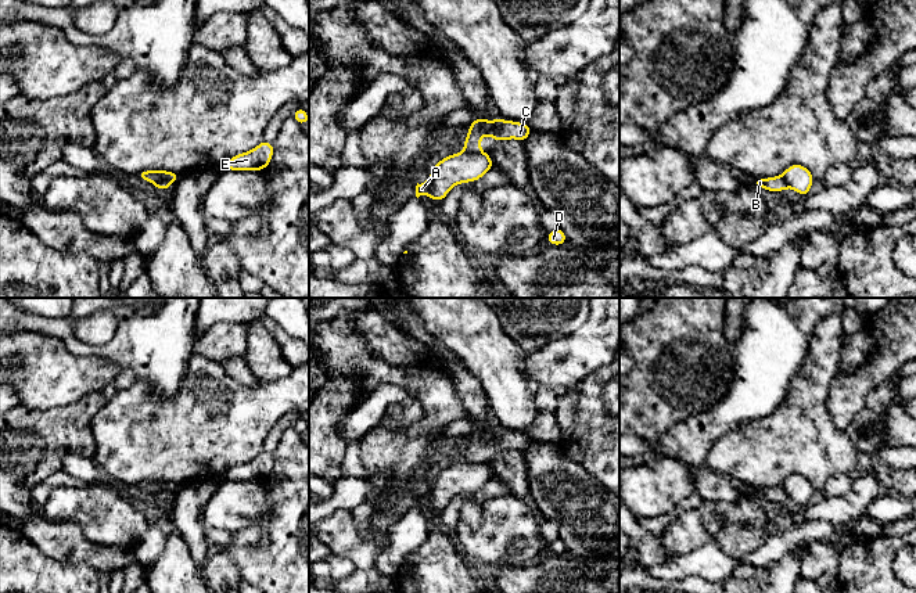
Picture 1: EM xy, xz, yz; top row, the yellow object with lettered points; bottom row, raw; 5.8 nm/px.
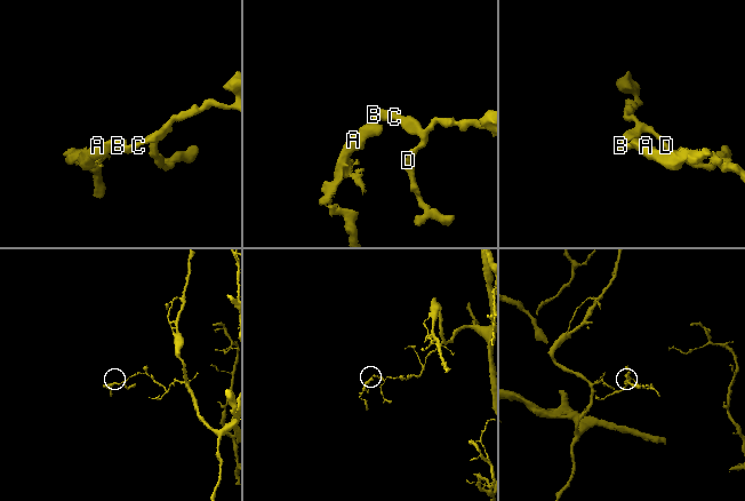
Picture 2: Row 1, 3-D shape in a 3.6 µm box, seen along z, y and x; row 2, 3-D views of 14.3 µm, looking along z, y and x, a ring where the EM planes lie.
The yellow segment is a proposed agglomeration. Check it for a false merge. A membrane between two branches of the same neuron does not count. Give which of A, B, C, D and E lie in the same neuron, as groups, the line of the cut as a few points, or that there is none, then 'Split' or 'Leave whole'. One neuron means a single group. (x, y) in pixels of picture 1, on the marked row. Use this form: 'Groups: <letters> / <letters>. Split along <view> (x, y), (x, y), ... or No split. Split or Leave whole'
Groups: A / B C D E. Split along xz (464, 150), (480, 153). Split

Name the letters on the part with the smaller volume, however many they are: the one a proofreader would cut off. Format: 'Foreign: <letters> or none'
Foreign: A

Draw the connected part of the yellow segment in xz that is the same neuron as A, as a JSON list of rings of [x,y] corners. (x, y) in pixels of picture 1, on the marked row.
[[[461,151],[449,155],[431,169],[431,176],[425,183],[417,183],[416,197],[427,194],[431,200],[441,202],[453,186],[479,180],[492,166],[488,152]]]

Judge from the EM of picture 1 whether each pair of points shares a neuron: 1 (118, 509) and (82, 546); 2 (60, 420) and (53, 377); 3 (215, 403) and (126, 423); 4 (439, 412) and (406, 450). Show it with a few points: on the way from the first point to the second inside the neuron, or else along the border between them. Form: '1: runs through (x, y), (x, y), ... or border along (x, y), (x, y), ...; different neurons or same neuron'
1: border along (101, 543), (132, 549); different neurons
2: border along (87, 394), (67, 405), (47, 409), (25, 408); different neurons
3: runs through (193, 423), (148, 423); same neuron
4: runs through (434, 421), (416, 441); same neuron

